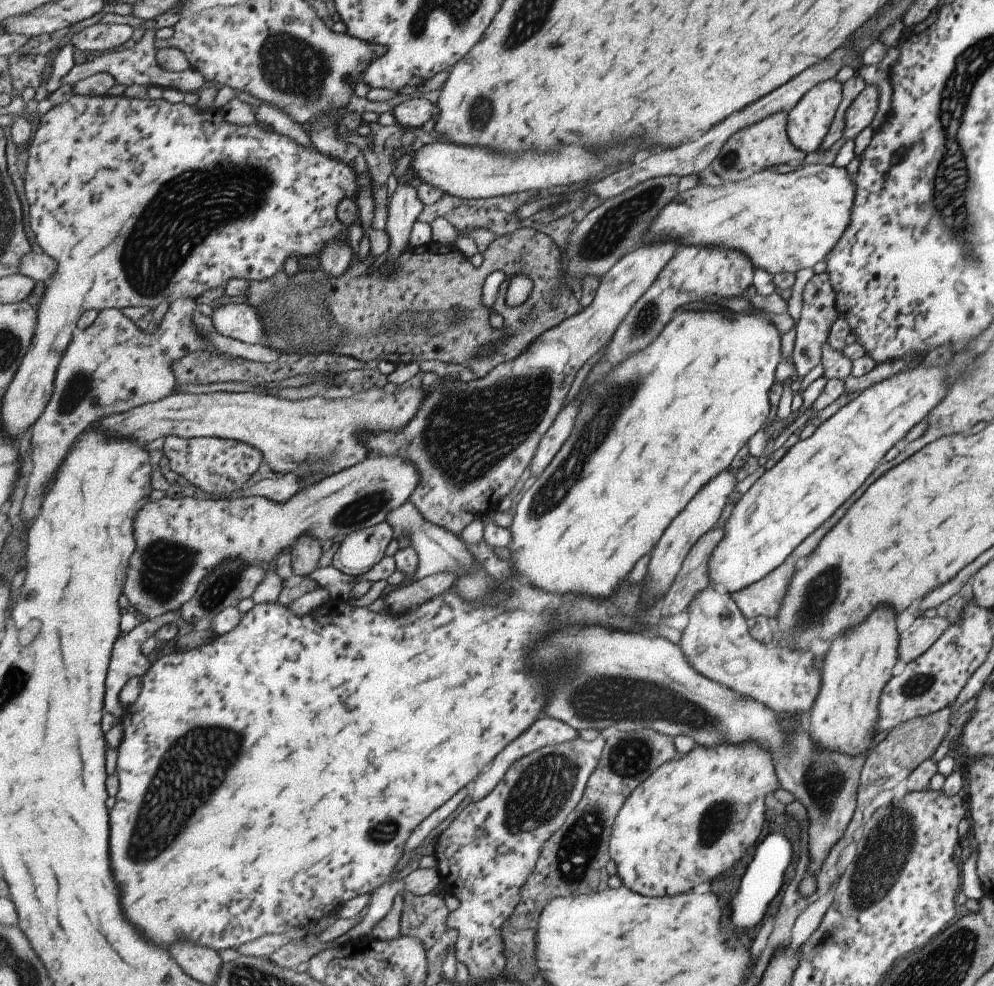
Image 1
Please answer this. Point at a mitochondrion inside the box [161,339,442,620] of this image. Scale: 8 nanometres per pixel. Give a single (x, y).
(360, 510)

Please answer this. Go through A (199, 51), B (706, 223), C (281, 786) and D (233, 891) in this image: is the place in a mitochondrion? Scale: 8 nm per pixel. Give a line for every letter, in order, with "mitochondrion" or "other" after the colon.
A: other
B: other
C: other
D: other

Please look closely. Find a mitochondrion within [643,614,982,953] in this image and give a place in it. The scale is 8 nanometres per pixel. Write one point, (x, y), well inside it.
(887, 840)

